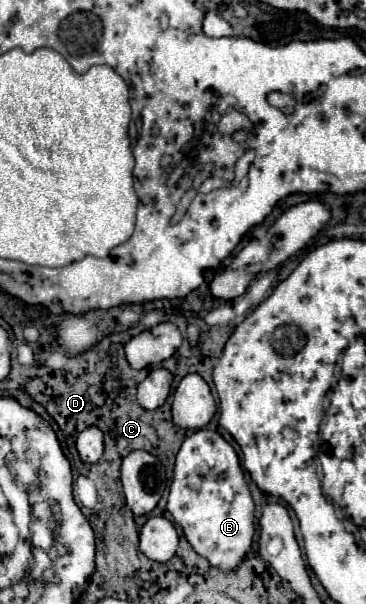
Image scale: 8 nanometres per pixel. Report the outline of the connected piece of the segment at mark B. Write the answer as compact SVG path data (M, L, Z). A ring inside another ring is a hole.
M197 430L195 434L191 434L189 438L185 438L185 442L181 444L177 458L175 458L175 474L169 490L169 502L167 502L167 510L173 514L175 524L181 526L187 542L193 546L193 550L207 558L211 566L219 568L221 572L235 572L237 566L247 558L249 550L251 550L251 542L253 542L253 534L255 534L255 504L251 498L251 492L245 484L245 476L239 464L239 456L233 450L233 446L229 442L225 442L225 438L219 432L211 430Z

